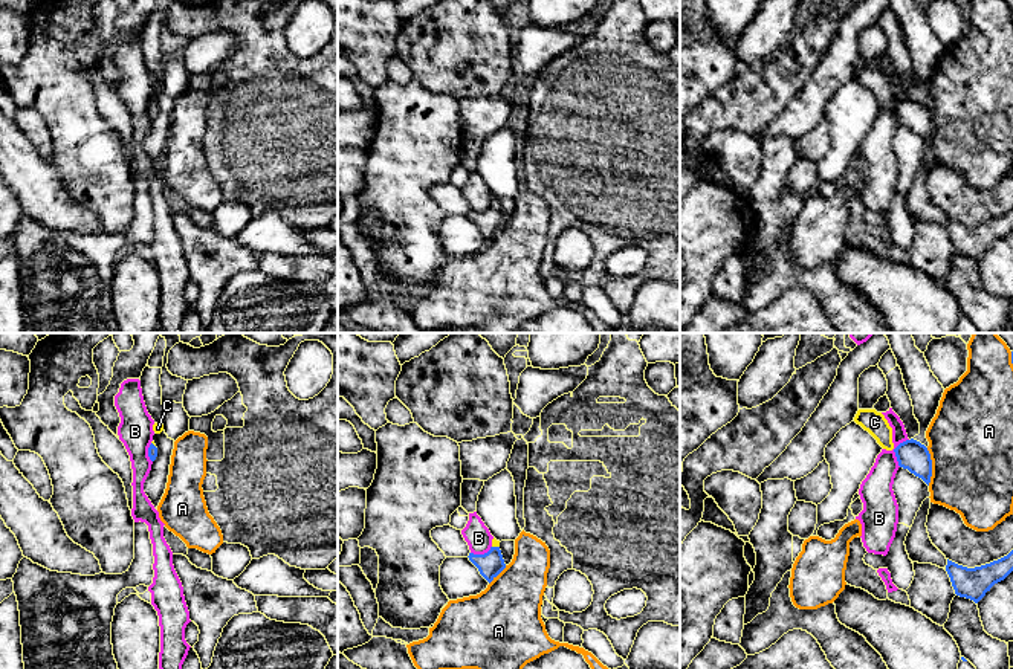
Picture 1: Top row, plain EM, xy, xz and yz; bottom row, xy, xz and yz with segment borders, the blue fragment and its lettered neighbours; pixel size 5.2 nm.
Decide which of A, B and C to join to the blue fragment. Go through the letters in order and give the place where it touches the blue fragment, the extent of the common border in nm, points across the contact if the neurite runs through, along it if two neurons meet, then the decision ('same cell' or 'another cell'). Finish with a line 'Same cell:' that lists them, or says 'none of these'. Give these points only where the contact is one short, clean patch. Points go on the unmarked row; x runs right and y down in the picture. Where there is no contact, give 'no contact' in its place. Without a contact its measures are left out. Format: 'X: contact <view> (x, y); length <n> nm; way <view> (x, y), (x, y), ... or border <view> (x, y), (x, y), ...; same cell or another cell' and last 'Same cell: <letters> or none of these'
A: contact yz (931, 124); length 200 nm; another cell
B: contact yz (894, 109); length 160 nm; border yz (908, 96), (894, 107), (899, 124); another cell
C: contact xz (495, 205); length 40 nm; way xz (491, 222), (495, 205), (495, 200); same cell
Same cell: C

